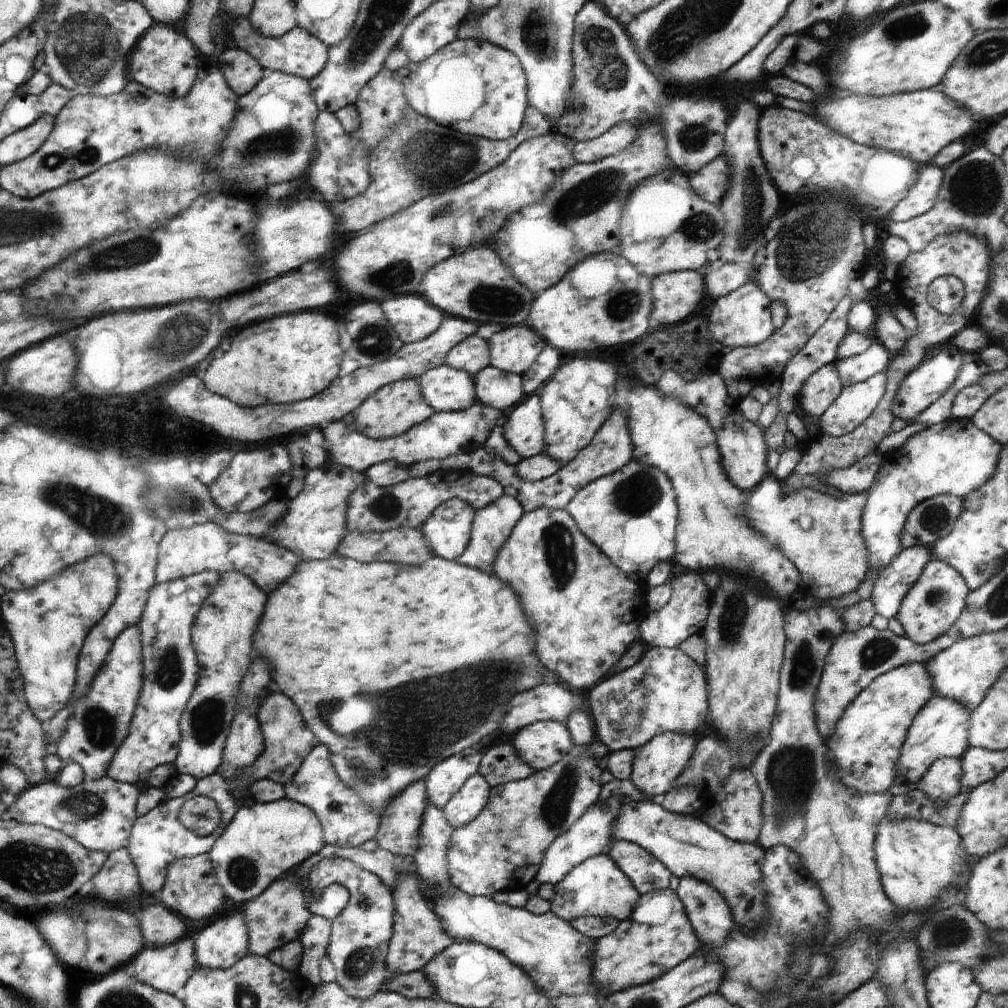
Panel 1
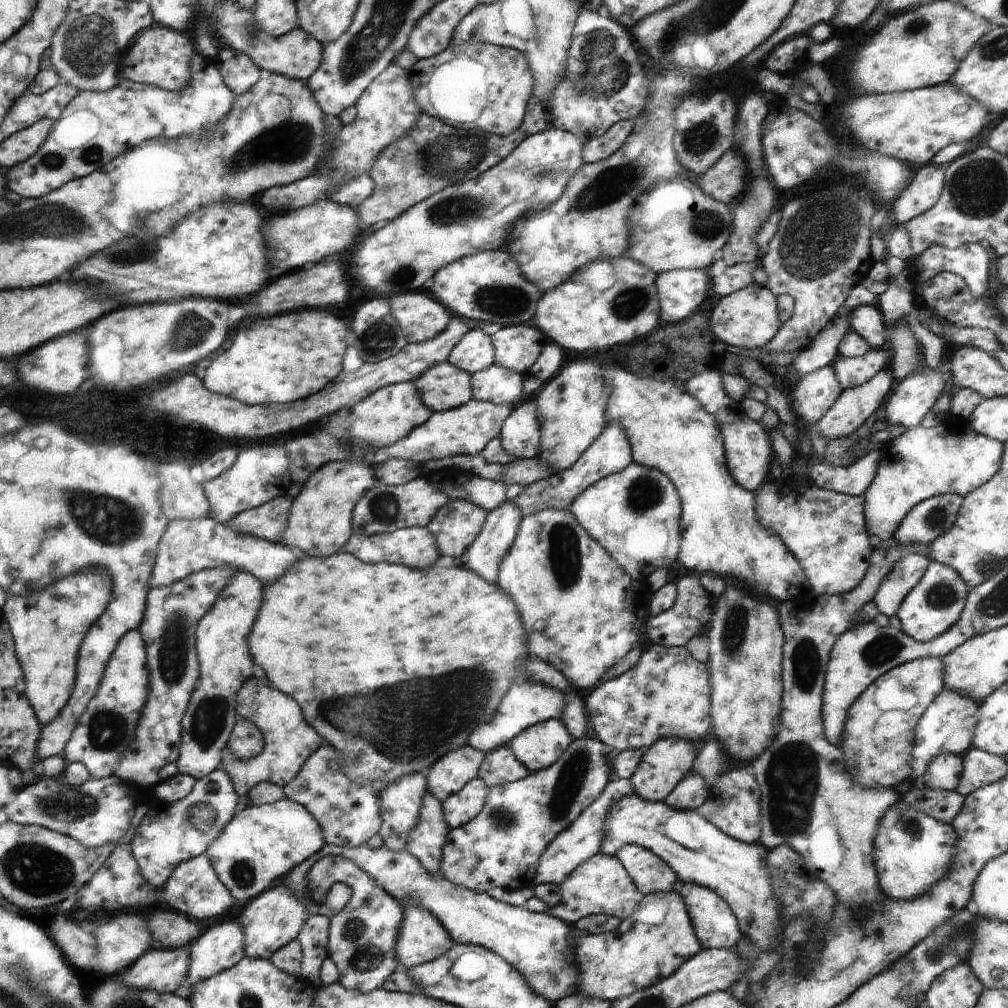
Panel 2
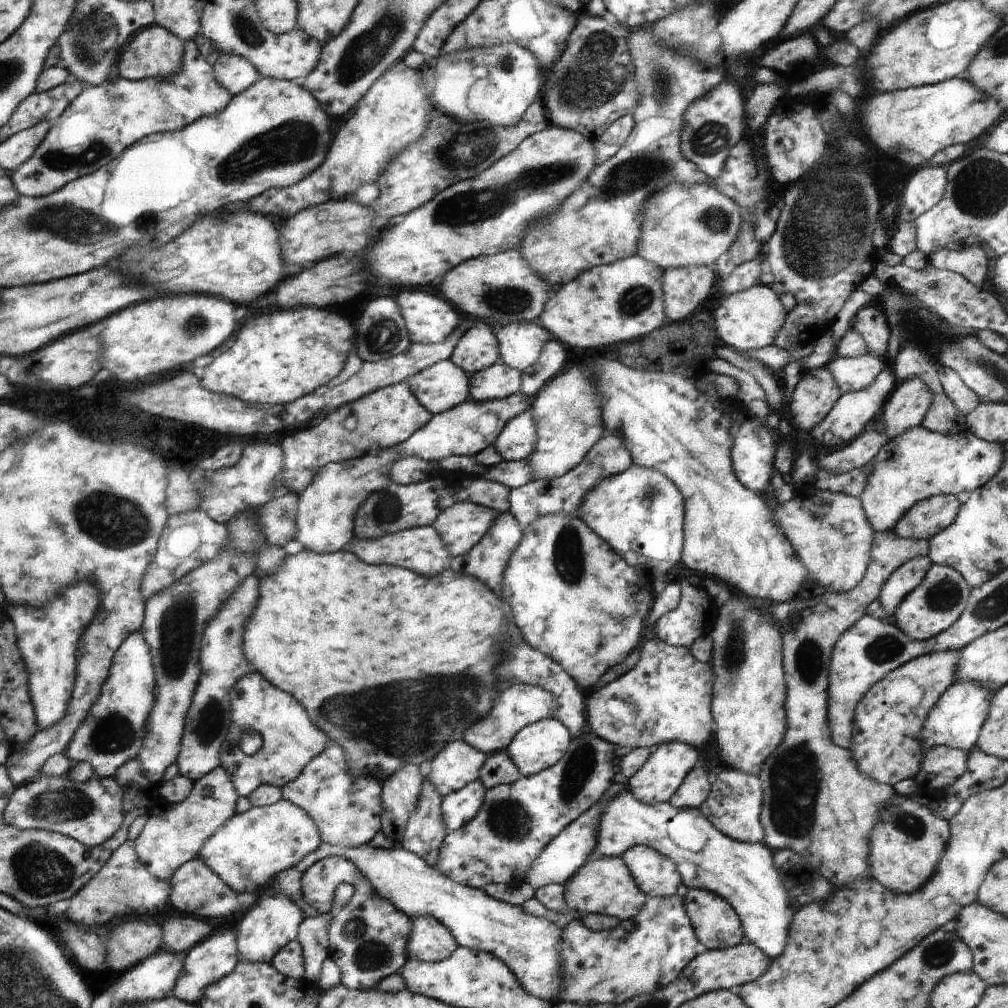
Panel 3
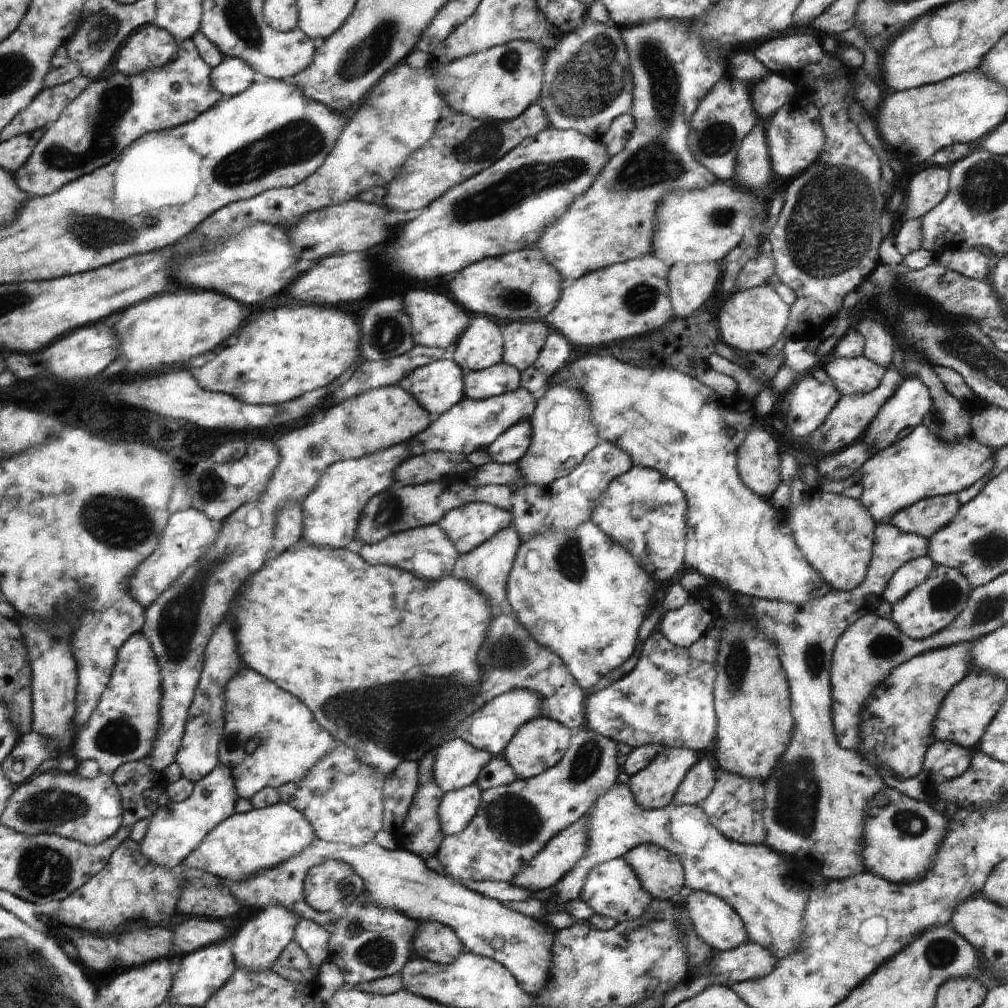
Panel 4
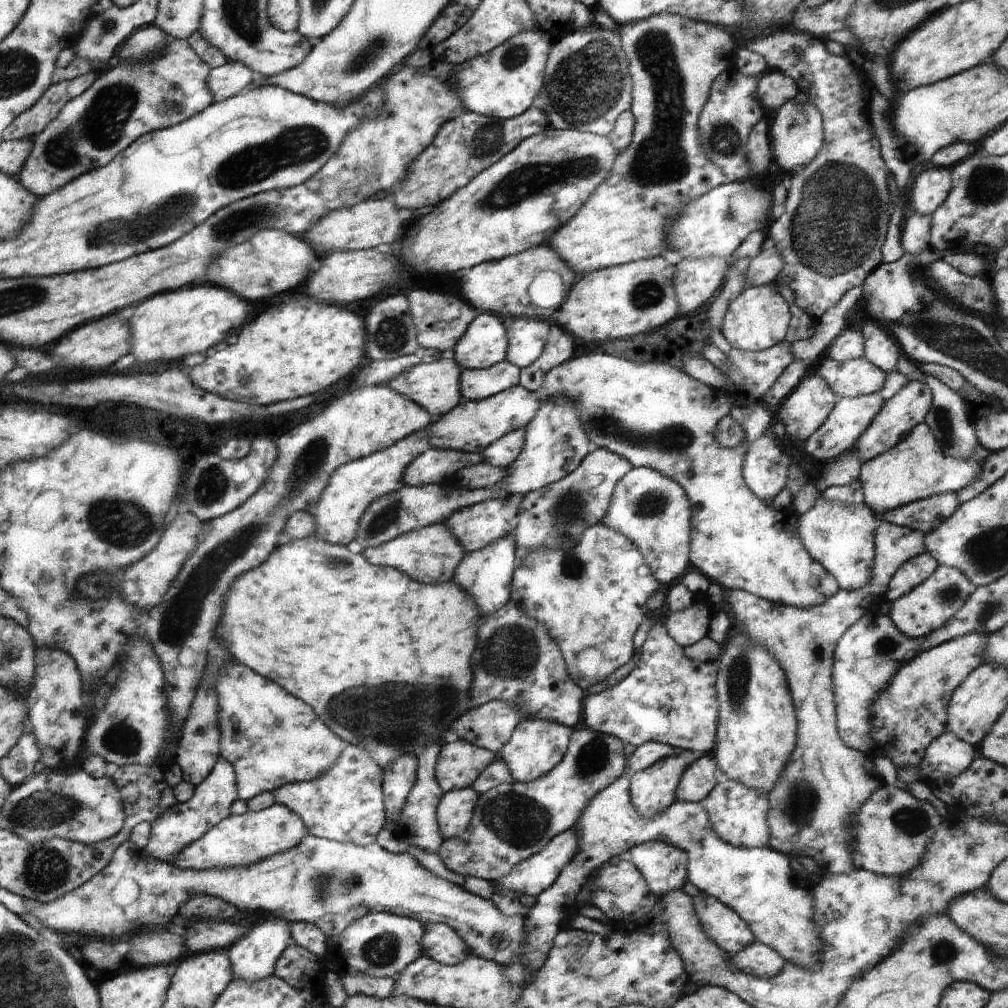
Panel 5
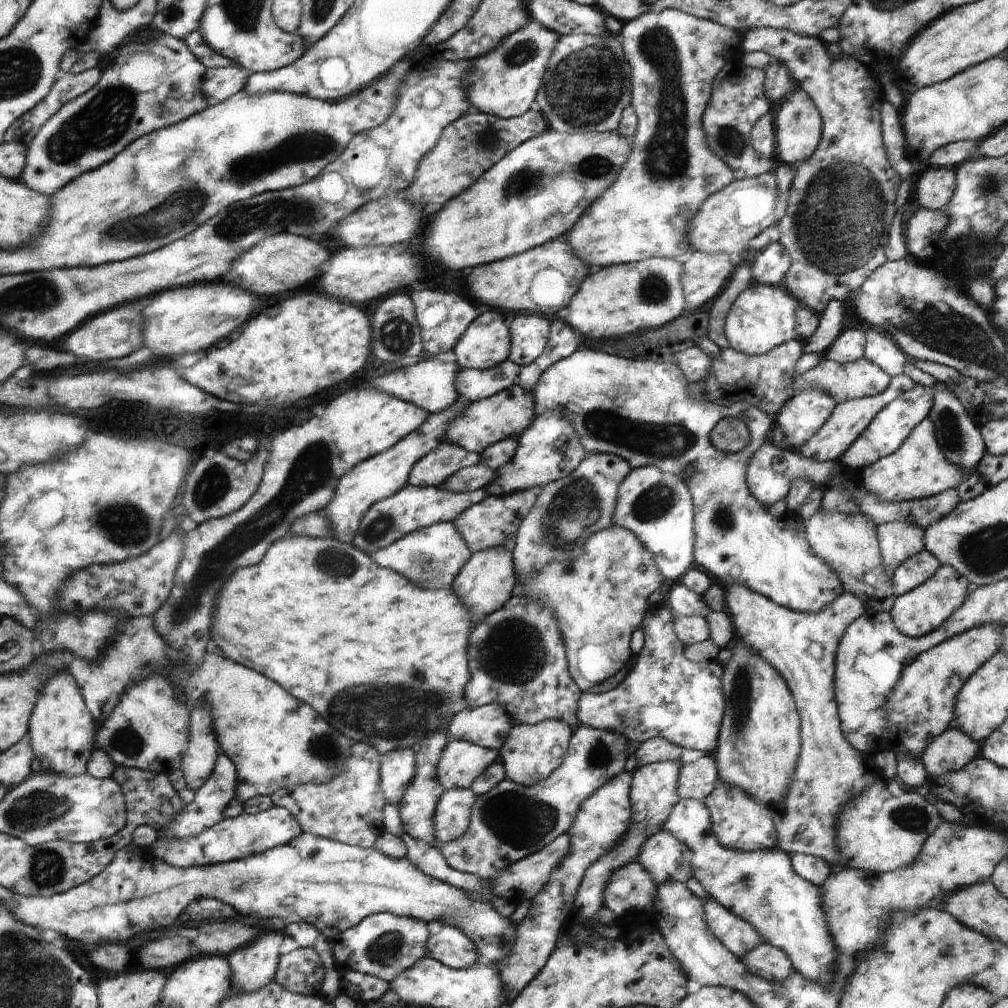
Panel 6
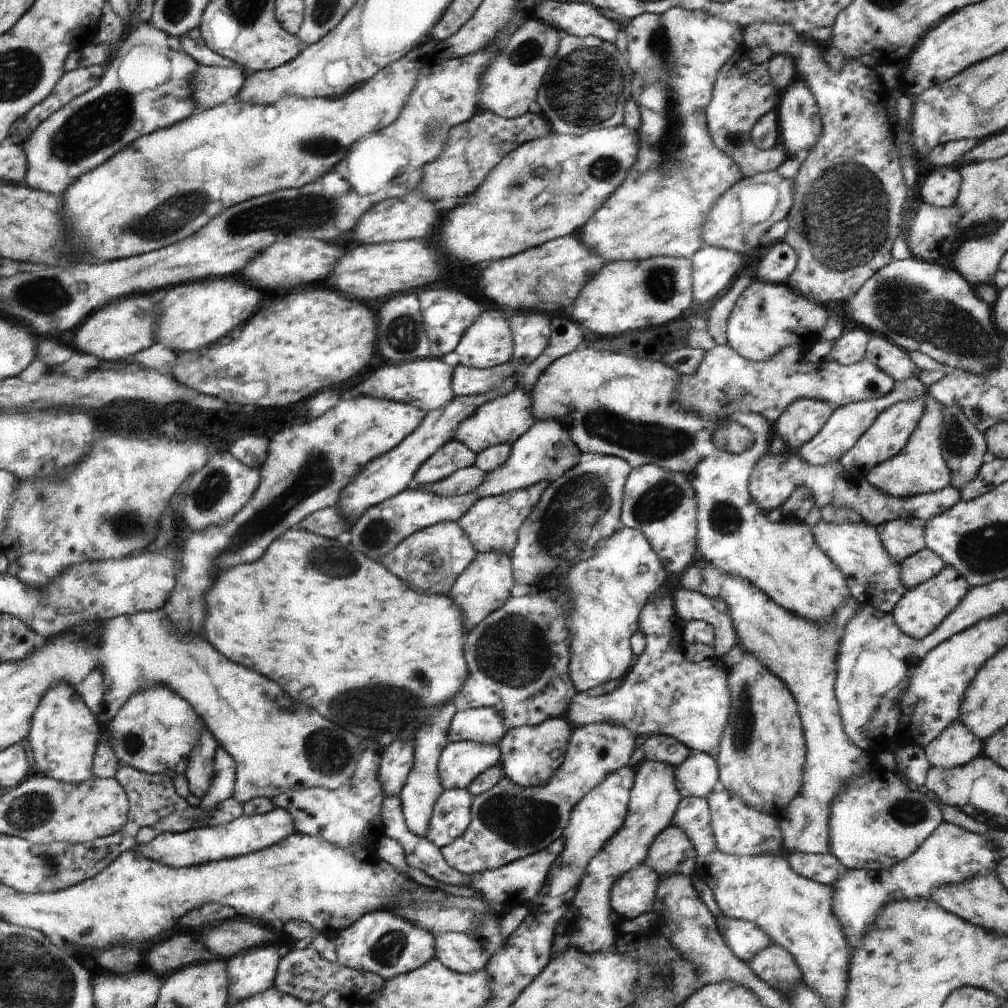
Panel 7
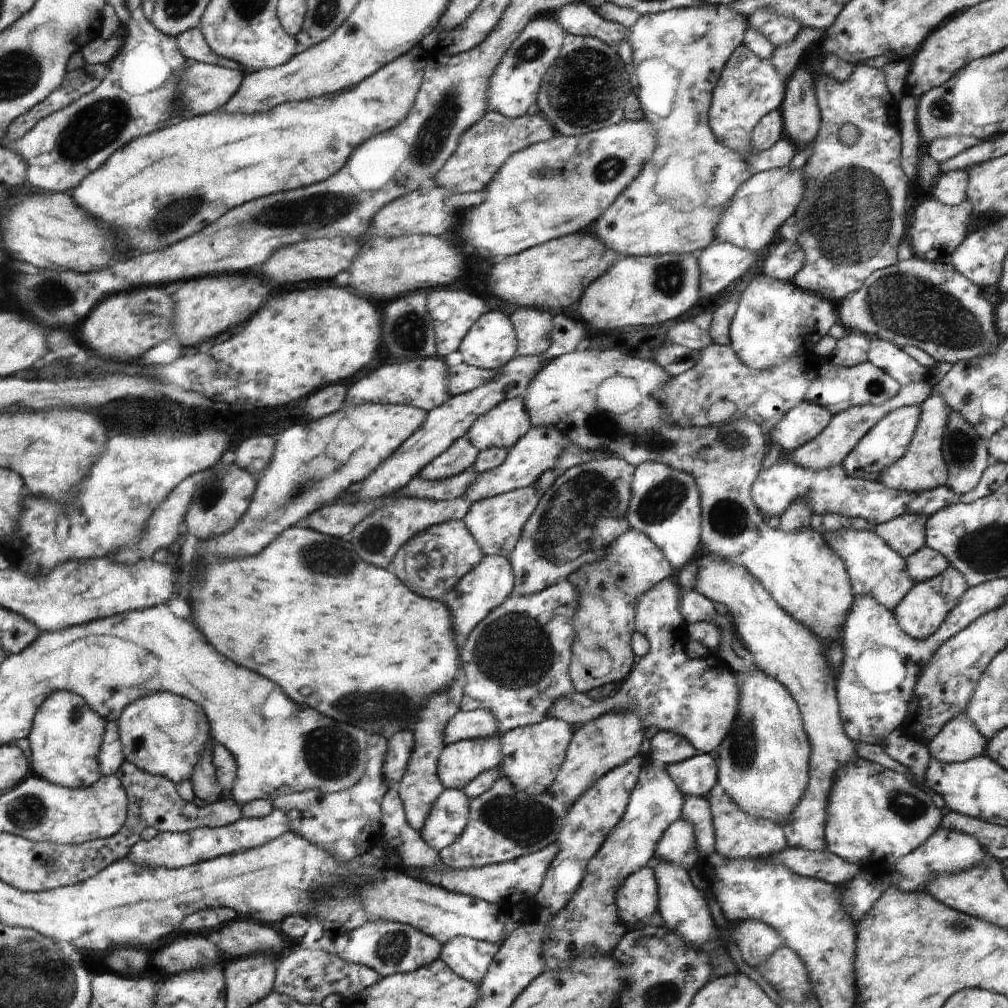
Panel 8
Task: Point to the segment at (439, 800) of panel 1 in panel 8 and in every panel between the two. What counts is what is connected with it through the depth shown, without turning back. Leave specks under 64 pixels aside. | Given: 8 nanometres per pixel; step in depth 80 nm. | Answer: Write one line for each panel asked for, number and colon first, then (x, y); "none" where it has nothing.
2: (449, 775)
3: (457, 765)
4: (458, 764)
5: (460, 764)
6: (462, 762)
7: (461, 762)
8: (460, 762)

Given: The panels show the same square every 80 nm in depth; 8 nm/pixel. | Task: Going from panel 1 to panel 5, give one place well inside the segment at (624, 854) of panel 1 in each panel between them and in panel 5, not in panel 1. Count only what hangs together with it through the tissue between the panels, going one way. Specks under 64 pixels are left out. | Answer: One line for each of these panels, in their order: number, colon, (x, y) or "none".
2: (649, 874)
3: (654, 874)
4: (660, 873)
5: (663, 867)

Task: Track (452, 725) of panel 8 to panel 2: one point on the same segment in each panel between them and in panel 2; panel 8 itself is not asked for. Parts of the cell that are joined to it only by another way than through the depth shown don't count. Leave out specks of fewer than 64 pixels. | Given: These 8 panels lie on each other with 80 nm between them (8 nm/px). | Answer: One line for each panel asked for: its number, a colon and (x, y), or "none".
2: (525, 704)
3: (518, 705)
4: (490, 728)
5: (489, 726)
6: (486, 725)
7: (484, 725)

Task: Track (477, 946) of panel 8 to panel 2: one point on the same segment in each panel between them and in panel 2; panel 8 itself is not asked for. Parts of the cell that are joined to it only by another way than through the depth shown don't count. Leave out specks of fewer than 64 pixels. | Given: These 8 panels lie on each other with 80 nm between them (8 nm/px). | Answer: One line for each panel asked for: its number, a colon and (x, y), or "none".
2: (423, 937)
3: (430, 940)
4: (439, 943)
5: (441, 943)
6: (449, 945)
7: (461, 952)

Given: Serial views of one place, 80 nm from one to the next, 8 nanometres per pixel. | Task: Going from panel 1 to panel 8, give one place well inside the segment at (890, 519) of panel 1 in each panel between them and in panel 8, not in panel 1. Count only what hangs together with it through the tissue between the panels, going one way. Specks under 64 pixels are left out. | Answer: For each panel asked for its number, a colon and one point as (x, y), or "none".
2: (952, 458)
3: (919, 463)
4: (917, 466)
5: (915, 469)
6: (918, 469)
7: (920, 468)
8: (923, 467)

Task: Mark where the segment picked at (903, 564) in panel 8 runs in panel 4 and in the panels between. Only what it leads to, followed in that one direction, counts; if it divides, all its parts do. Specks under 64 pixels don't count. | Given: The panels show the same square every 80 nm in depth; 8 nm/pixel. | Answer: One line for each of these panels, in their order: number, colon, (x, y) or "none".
4: (835, 534)
5: (840, 537)
6: (848, 543)
7: (872, 573)

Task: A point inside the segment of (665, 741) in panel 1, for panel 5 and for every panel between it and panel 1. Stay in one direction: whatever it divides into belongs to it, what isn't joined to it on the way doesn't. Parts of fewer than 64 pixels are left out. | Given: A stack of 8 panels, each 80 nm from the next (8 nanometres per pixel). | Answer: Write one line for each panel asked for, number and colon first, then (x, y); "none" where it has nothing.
2: (668, 761)
3: (663, 772)
4: (652, 788)
5: (652, 790)

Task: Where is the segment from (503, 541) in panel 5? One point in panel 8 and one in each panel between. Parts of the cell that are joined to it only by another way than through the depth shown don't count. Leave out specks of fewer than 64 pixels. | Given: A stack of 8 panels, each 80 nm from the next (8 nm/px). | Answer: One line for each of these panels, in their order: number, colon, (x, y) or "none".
6: (485, 583)
7: (486, 584)
8: (489, 584)

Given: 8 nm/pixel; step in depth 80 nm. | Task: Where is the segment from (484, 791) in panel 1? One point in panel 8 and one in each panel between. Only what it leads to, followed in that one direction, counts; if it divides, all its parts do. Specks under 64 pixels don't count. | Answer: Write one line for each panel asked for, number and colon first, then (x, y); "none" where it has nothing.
2: (463, 807)
3: (459, 808)
4: (458, 809)
5: (455, 812)
6: (453, 816)
7: (451, 816)
8: (446, 822)

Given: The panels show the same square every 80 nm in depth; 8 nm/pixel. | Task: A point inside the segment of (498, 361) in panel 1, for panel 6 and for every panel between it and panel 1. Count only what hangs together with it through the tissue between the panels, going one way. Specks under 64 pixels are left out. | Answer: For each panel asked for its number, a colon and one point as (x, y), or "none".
2: (517, 347)
3: (520, 344)
4: (523, 341)
5: (526, 337)
6: (529, 333)

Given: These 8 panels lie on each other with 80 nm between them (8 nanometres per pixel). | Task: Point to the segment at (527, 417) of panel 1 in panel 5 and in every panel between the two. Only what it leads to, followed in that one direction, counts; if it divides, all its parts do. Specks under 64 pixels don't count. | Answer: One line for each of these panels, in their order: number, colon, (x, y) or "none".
2: (521, 436)
3: (516, 442)
4: (509, 448)
5: (502, 453)

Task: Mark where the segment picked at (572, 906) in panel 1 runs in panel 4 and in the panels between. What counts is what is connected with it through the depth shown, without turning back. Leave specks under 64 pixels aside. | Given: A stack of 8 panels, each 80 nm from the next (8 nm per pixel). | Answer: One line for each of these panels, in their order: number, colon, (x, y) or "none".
2: (600, 885)
3: (603, 885)
4: (612, 889)

